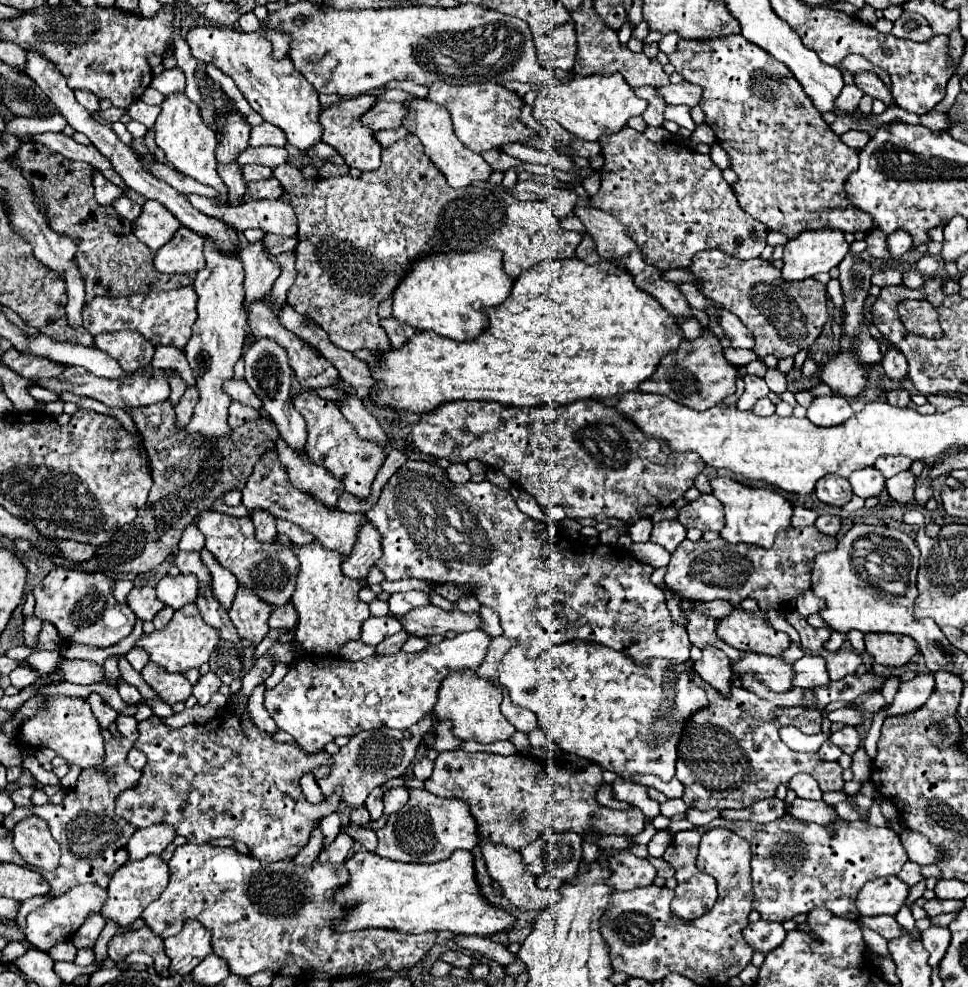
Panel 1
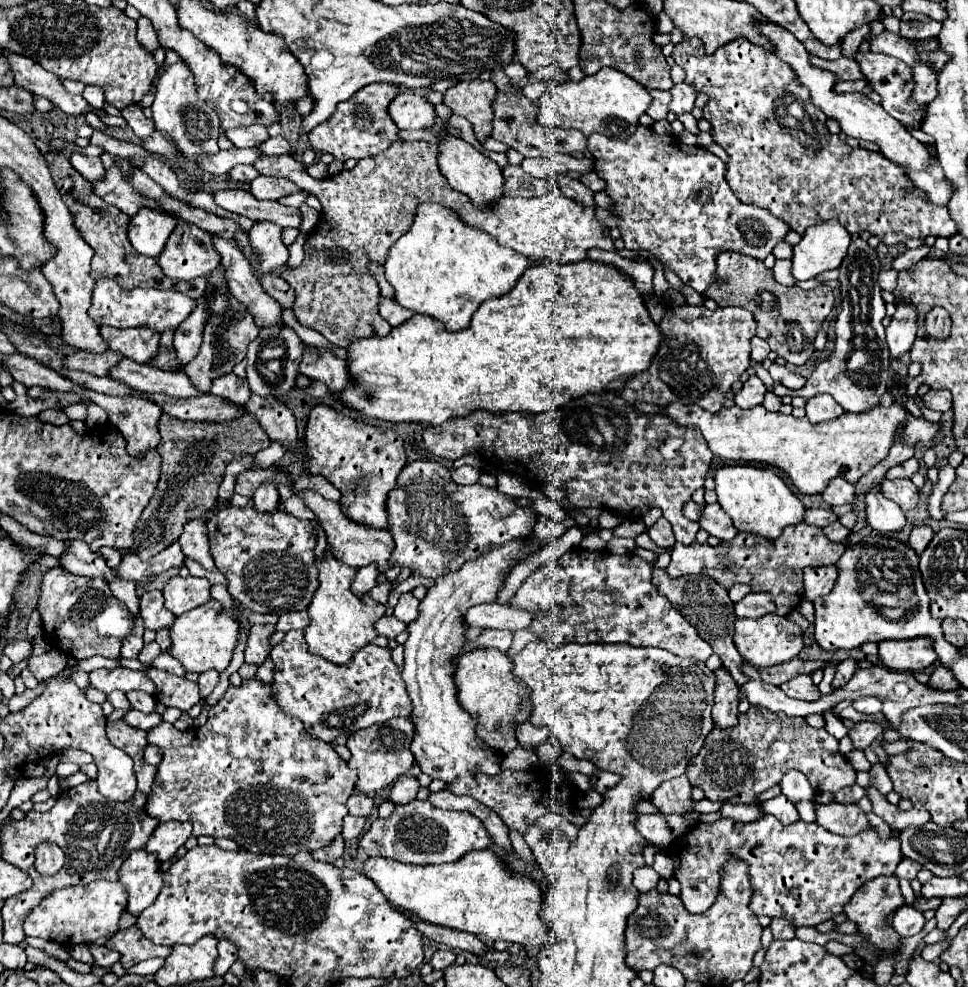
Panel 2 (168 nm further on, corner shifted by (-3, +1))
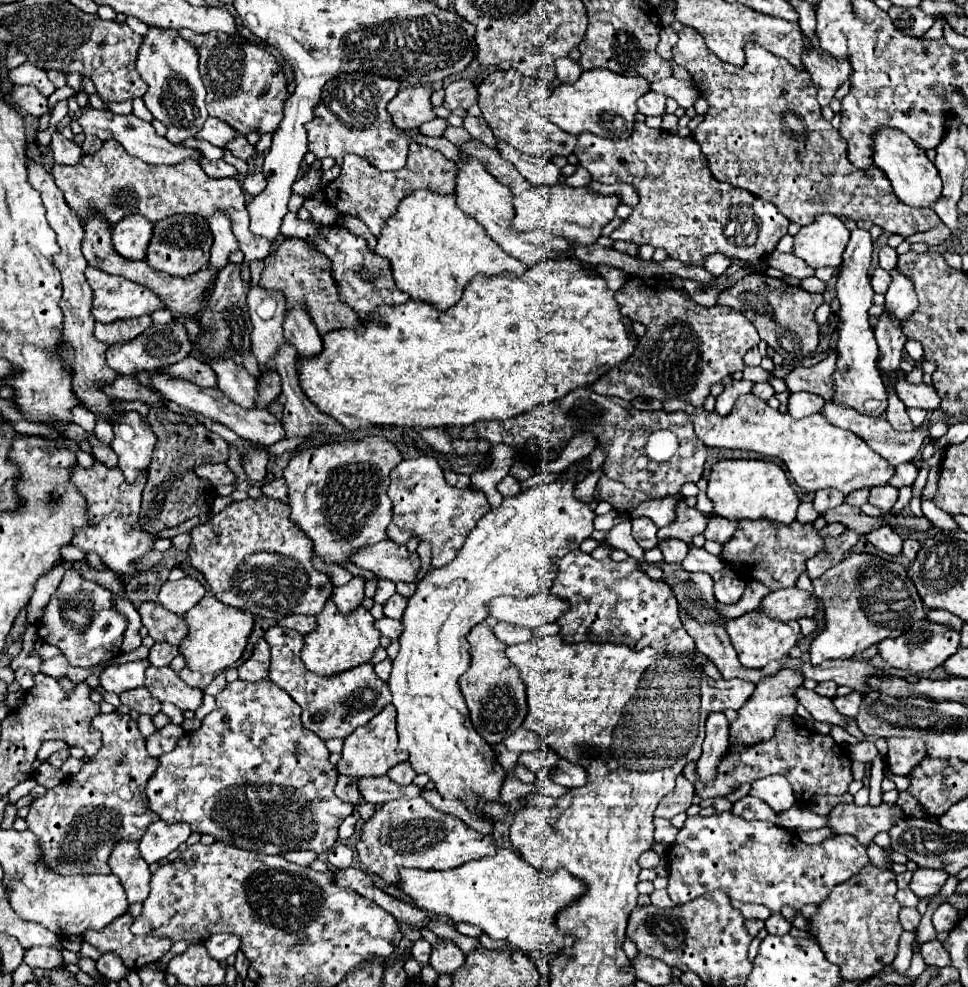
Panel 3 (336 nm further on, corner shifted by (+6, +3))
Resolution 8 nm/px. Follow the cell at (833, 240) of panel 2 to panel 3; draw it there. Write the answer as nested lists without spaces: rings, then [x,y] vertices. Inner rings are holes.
[[[821,214],[795,234],[795,254],[811,268],[841,266],[841,256],[851,232],[833,214]]]

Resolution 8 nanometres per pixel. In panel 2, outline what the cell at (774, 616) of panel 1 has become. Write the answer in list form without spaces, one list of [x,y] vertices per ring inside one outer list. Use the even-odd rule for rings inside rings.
[[[846,658],[846,660],[842,660],[842,662],[836,666],[836,676],[834,676],[834,680],[832,680],[832,686],[838,688],[838,686],[846,684],[858,668],[860,668],[860,666],[858,666],[858,662],[856,662],[854,658]]]

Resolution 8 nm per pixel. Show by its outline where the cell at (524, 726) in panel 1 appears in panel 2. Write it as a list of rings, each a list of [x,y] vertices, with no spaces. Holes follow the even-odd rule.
[[[522,722],[516,730],[516,738],[522,746],[532,746],[536,748],[538,744],[542,744],[546,738],[550,736],[550,730],[546,730],[546,726],[534,726],[530,722]]]

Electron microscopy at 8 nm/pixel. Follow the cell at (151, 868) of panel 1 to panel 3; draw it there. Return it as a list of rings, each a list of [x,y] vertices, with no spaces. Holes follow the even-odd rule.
[[[121,840],[113,846],[113,852],[109,856],[109,866],[115,876],[119,876],[129,904],[133,902],[145,902],[149,896],[149,864],[141,860],[141,854],[137,852],[137,842]]]

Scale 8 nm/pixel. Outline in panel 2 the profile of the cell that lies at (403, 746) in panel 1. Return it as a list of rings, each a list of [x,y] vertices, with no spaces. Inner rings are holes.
[[[394,718],[386,724],[374,724],[350,734],[346,746],[352,752],[352,758],[348,760],[348,766],[358,772],[356,790],[362,794],[374,794],[390,786],[398,776],[404,776],[414,764],[410,740],[414,740],[414,724],[408,718]]]

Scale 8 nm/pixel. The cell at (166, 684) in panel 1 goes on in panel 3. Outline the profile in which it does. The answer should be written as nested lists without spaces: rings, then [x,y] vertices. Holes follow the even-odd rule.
[[[169,666],[165,668],[147,668],[145,676],[145,688],[161,700],[161,702],[171,702],[181,710],[197,710],[203,702],[203,690],[187,686],[179,674],[175,674]]]

